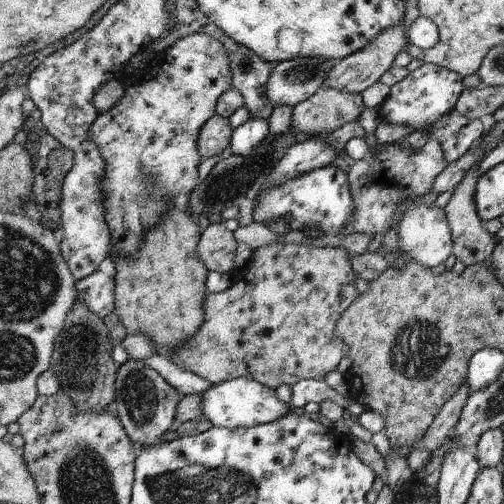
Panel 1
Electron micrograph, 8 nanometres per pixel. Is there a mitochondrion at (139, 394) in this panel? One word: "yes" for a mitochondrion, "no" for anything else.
yes

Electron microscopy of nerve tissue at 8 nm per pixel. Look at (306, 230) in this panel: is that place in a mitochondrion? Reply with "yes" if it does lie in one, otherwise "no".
no

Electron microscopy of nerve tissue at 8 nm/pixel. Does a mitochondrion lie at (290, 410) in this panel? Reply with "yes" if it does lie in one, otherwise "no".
no

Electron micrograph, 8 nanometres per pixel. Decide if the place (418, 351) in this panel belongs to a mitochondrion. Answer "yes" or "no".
yes

